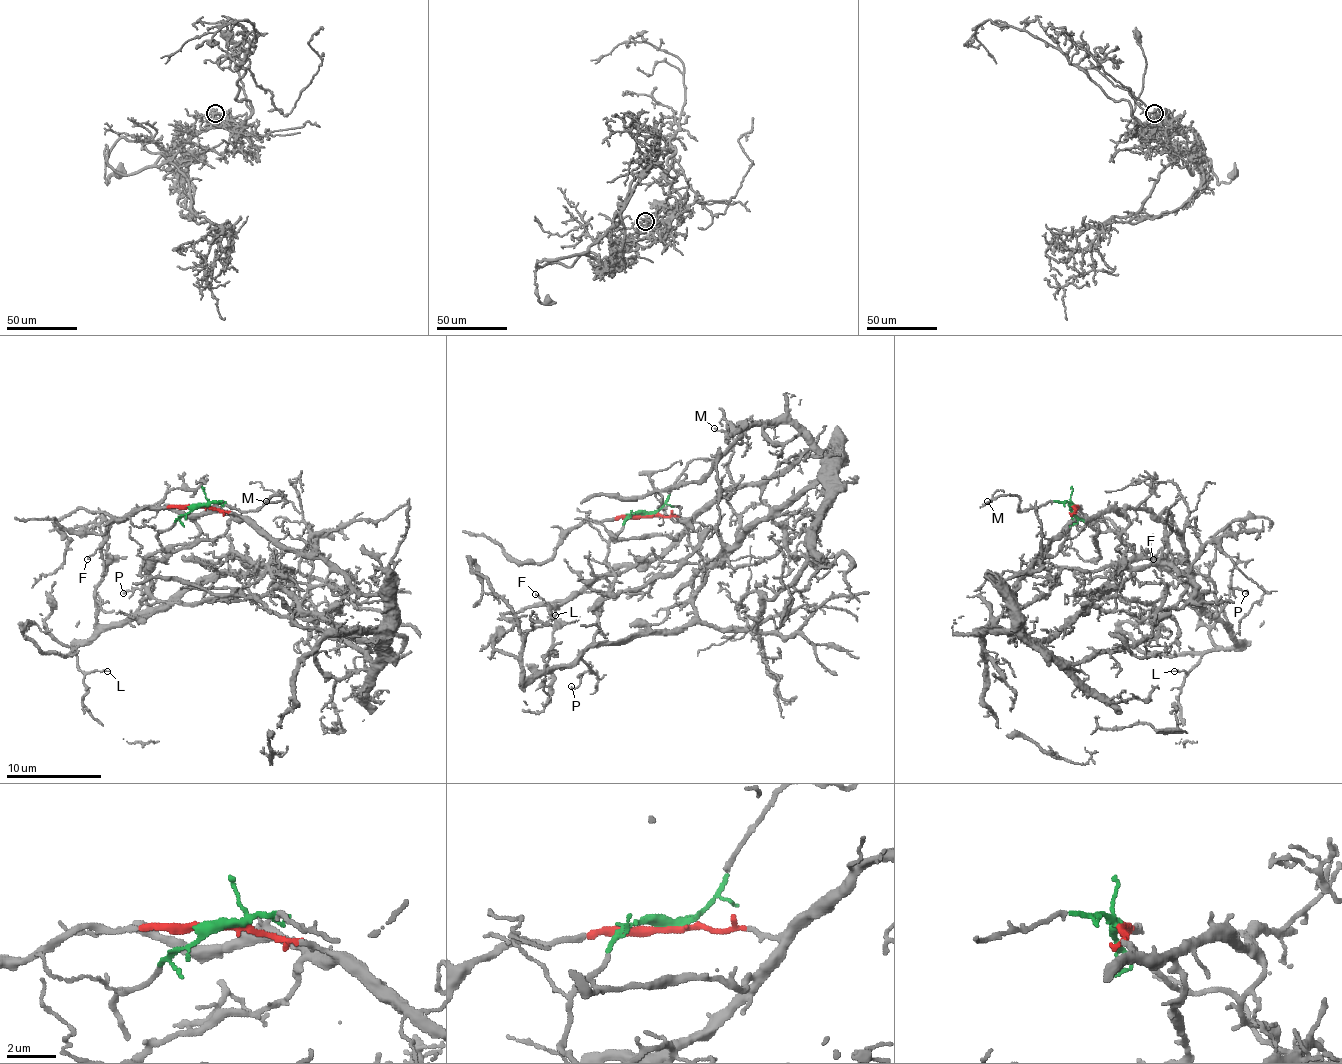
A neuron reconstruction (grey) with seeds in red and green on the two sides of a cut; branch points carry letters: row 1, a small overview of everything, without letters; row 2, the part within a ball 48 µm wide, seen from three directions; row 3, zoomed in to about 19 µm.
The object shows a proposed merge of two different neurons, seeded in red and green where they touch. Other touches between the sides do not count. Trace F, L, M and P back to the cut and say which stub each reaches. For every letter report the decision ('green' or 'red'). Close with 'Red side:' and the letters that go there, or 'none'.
F: red
L: green
M: green
P: green
Red side: F

